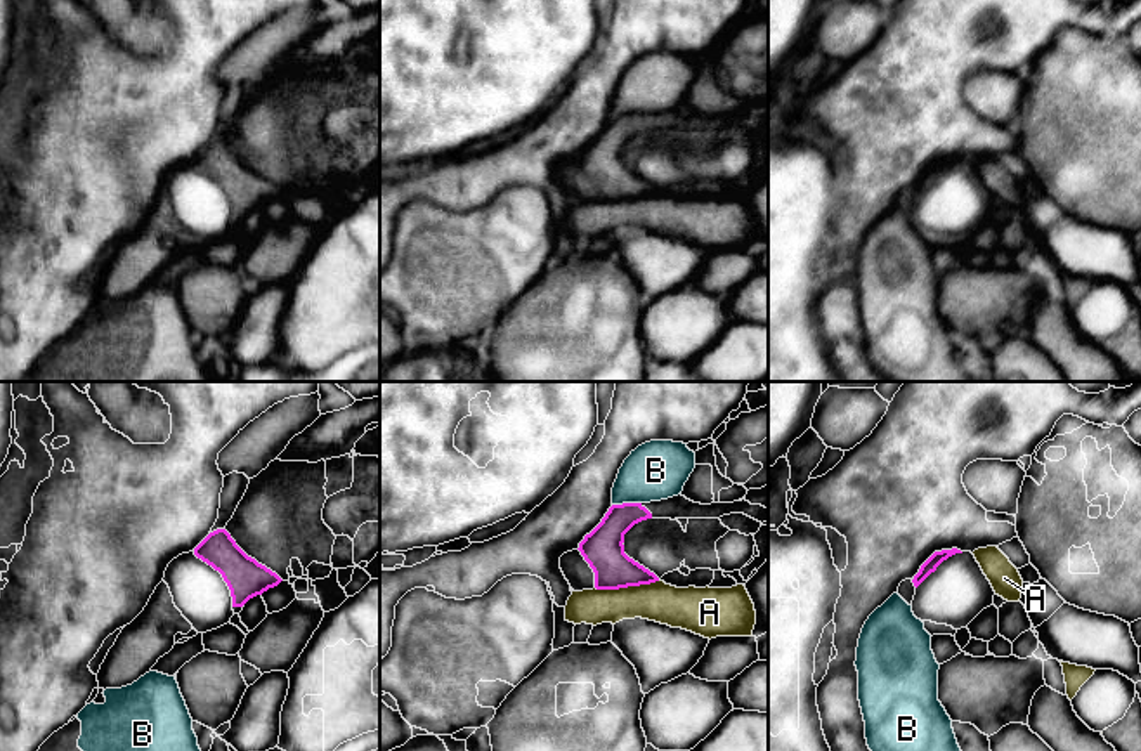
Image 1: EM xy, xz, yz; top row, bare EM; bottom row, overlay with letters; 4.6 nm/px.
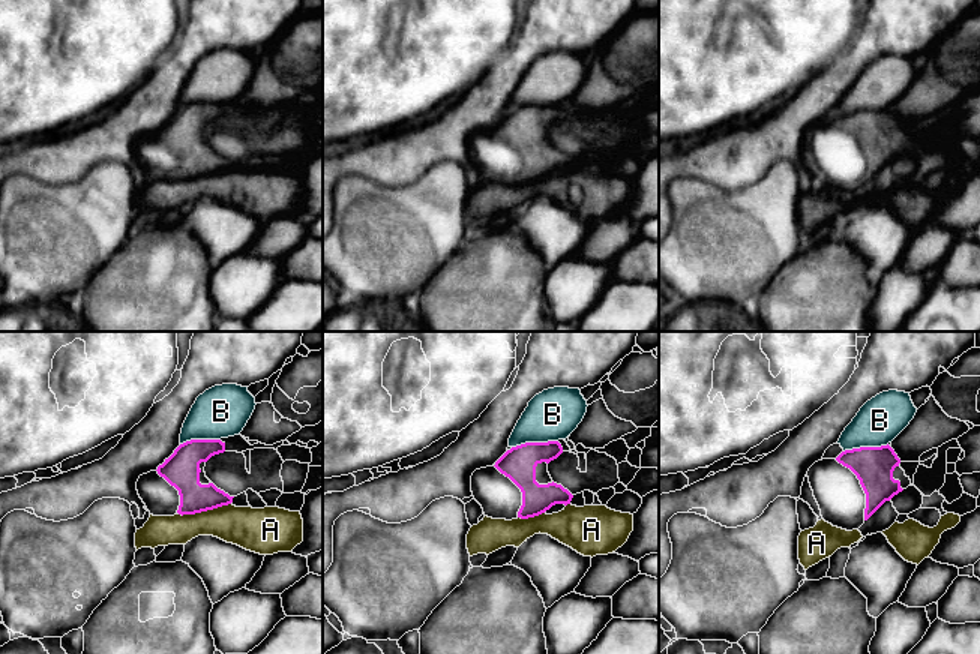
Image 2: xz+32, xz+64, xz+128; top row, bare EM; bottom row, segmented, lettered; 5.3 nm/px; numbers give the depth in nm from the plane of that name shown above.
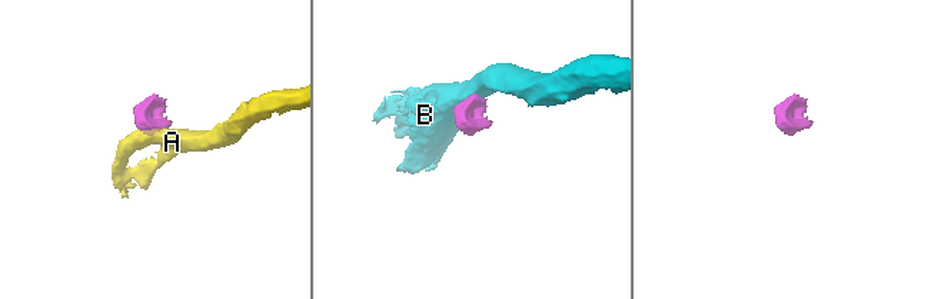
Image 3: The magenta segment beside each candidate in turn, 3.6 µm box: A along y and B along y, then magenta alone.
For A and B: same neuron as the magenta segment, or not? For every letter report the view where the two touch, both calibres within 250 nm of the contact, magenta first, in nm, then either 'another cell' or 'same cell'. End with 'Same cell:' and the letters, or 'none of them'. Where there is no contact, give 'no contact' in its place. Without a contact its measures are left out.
A: xz | 190/180 nm | another cell
B: xz | 190/280 nm | another cell
Same cell: none of them

